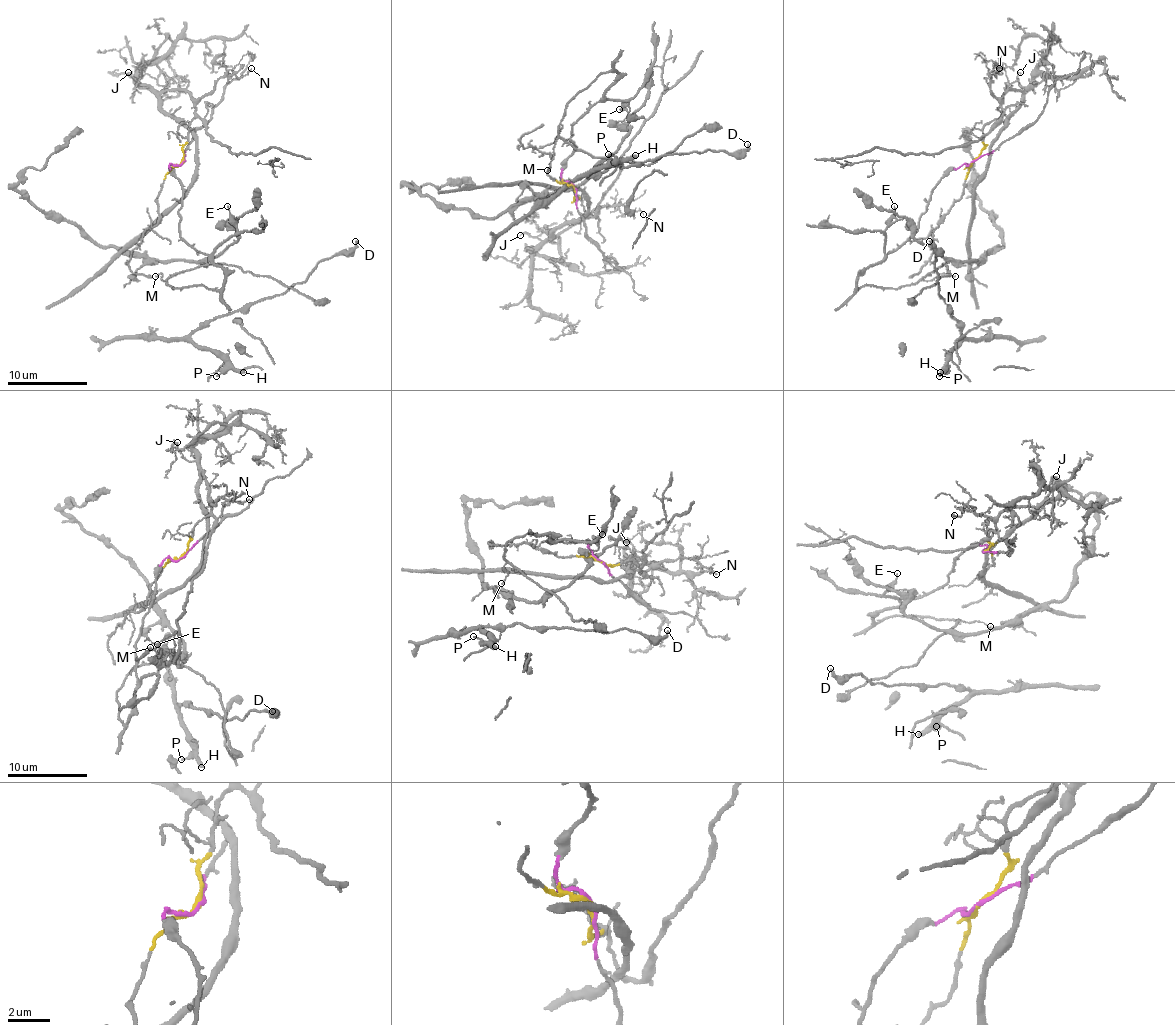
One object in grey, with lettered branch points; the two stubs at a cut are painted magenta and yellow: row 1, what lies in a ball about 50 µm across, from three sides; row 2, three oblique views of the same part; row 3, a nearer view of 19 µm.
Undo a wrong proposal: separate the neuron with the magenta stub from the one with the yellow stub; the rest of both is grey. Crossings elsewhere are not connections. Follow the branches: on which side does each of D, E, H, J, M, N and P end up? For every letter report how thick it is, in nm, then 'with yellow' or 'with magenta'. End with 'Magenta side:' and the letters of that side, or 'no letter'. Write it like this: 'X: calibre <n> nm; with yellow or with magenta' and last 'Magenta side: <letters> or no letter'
D: calibre 280 nm; with magenta
E: calibre 120 nm; with magenta
H: calibre 400 nm; with magenta
J: calibre 110 nm; with yellow
M: calibre 90 nm; with magenta
N: calibre 100 nm; with yellow
P: calibre 130 nm; with magenta
Magenta side: D, E, H, M, P

